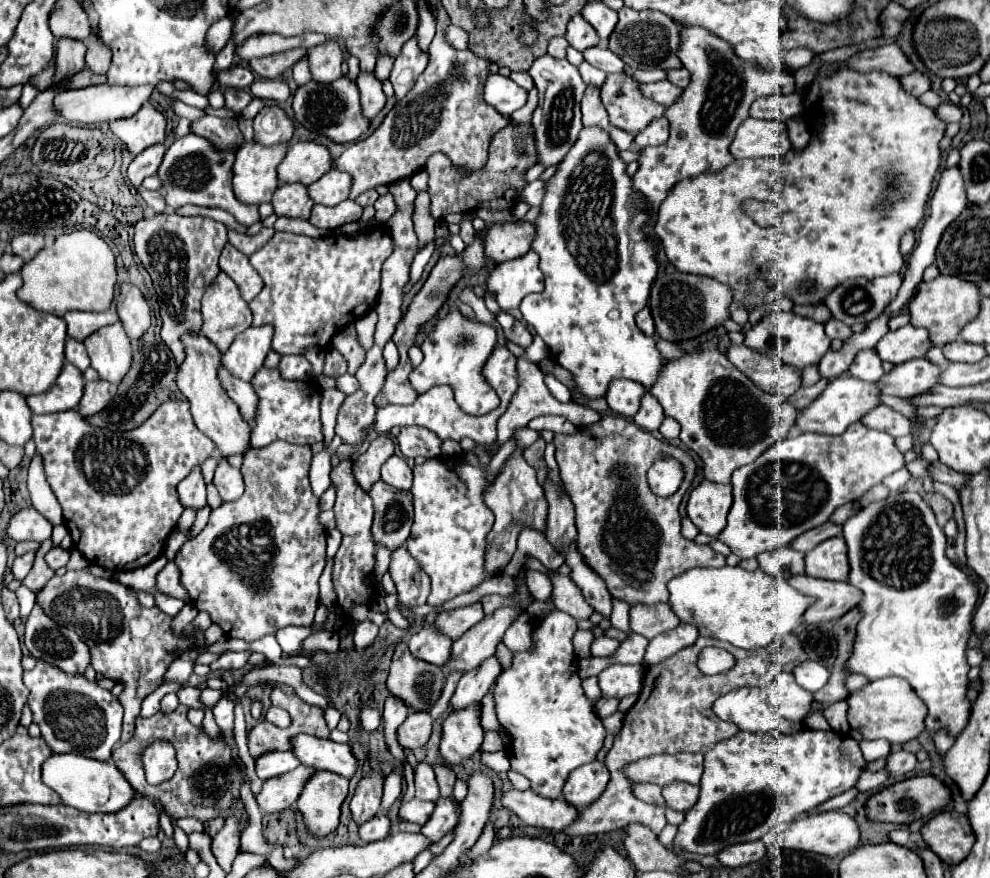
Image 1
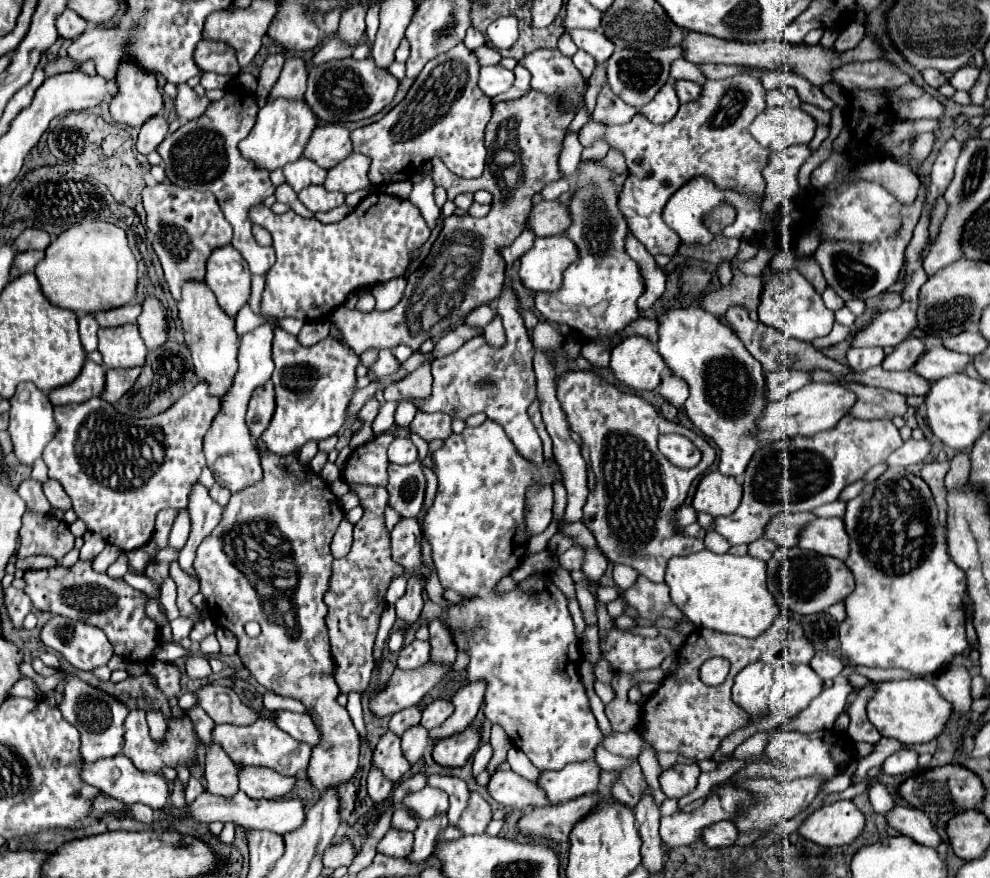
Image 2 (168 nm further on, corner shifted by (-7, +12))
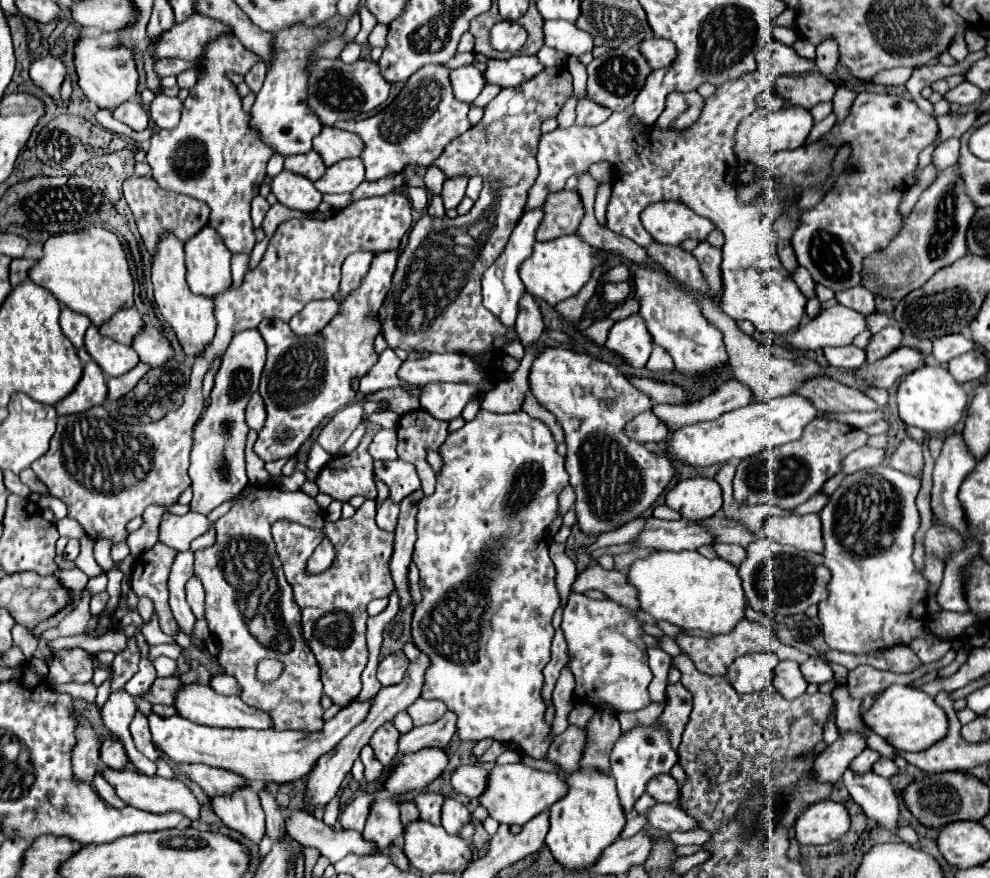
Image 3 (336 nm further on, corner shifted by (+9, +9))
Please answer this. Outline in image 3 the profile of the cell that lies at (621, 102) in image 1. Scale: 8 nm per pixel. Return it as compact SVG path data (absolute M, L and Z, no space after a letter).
M608 49L604 55L594 57L588 65L588 97L594 103L600 103L602 107L608 107L612 111L624 111L628 109L636 95L640 93L640 87L644 87L644 81L652 69L648 67L646 59L636 49L628 51L612 51Z

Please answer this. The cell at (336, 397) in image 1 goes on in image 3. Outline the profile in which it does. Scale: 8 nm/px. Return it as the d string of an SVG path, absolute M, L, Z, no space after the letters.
M386 349L380 355L378 363L368 371L368 375L364 375L359 380L359 391L374 393L380 389L390 389L390 387L404 387L406 391L414 391L414 385L410 385L398 377L400 365L402 365L402 361L396 357L396 353L392 349Z

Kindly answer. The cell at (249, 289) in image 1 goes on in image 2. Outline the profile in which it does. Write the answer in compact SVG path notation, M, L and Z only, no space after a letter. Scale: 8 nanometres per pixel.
M232 86L226 96L218 102L212 102L206 114L202 114L196 120L186 122L176 130L174 134L166 136L166 140L156 148L156 152L162 156L166 166L166 176L172 184L180 188L192 188L198 192L210 190L226 216L226 220L234 228L232 246L242 254L242 258L248 262L252 274L266 274L272 264L276 262L272 248L262 248L252 238L252 224L248 220L248 210L254 204L264 202L268 196L274 194L274 186L270 182L270 174L264 170L256 170L248 160L244 160L238 152L238 142L250 134L256 122L256 96Z

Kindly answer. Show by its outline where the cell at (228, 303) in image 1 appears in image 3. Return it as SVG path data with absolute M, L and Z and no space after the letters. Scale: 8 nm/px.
M202 227L184 245L188 285L194 293L216 297L220 291L230 287L230 257L232 253L224 247L220 235L212 227Z

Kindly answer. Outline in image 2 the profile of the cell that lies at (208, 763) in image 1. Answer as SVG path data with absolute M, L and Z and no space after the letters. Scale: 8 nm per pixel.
M130 710L126 722L124 722L126 734L124 734L124 754L134 762L136 768L142 768L144 772L162 772L164 766L176 768L176 766L190 766L196 760L196 748L200 746L200 740L196 736L194 724L190 722L188 716L182 718L170 718L168 720L168 730L162 742L154 742L148 734L148 724L146 724L146 712L144 710Z

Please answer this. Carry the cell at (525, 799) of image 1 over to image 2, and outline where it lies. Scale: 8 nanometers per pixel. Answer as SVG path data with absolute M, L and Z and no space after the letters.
M512 770L494 772L486 788L496 802L516 808L520 812L532 810L538 806L540 808L548 806L548 800L546 800L548 796L544 796L544 790L538 784L522 778L520 774Z

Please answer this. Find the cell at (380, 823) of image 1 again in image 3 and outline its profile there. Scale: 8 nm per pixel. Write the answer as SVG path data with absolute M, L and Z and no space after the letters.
M366 745L366 747L360 751L360 759L362 759L364 767L366 767L366 769L364 769L366 781L374 781L374 779L380 775L382 765L380 765L380 761L376 759L376 755L374 755L374 751L372 751L370 745Z

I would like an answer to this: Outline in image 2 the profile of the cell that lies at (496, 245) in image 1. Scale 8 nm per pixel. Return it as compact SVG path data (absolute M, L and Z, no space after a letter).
M546 202L534 206L528 214L528 220L524 222L524 228L532 228L536 236L554 236L564 234L564 230L570 226L566 204L560 202Z

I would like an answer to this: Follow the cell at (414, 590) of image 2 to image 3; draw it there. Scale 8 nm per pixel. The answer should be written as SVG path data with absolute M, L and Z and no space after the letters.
M418 489L400 501L400 519L394 531L396 545L394 545L394 555L390 561L390 571L392 571L392 579L400 595L402 609L408 607L412 601L406 581L408 581L408 565L412 561L412 551L416 543L416 511L418 511L418 503L422 497L424 493L422 489Z

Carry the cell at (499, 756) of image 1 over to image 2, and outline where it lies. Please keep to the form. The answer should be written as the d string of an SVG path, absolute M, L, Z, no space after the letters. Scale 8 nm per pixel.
M484 743L479 746L473 755L473 774L477 777L482 771L484 771L489 764L493 756L493 748L490 743Z

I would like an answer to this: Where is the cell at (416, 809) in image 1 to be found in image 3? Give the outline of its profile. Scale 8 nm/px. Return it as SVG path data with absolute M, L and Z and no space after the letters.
M420 793L414 797L418 809L420 809L420 819L426 819L430 823L436 823L440 825L440 811L442 811L442 803L444 803L444 797L440 793Z

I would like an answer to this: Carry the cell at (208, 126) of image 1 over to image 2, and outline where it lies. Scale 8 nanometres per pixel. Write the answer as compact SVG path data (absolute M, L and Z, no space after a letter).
M178 84L178 96L174 104L178 118L192 120L192 118L200 118L208 110L210 100L206 96L198 96L192 88L188 88L188 84Z

